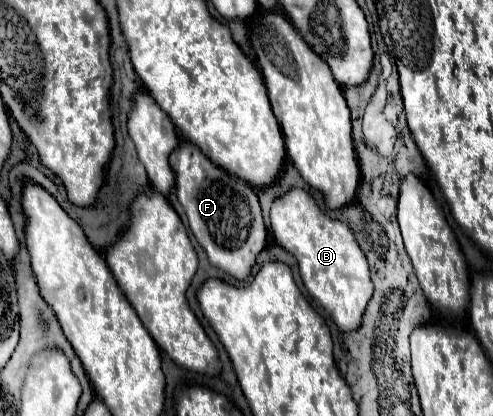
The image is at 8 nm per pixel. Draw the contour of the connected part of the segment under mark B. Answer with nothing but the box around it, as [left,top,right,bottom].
[271,189,373,331]

